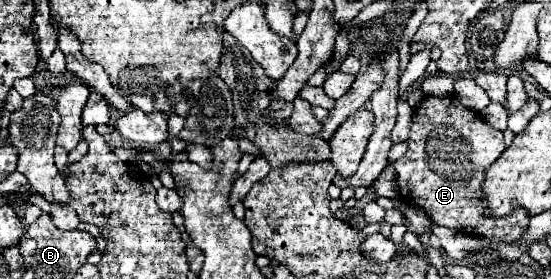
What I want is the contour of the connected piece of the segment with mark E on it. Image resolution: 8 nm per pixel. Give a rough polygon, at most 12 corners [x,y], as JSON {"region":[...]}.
{"region":[[425,97],[393,163],[433,223],[517,239],[529,215],[485,219],[479,183],[503,133],[457,97]]}

